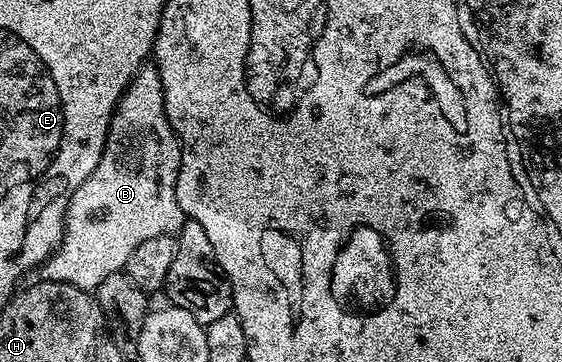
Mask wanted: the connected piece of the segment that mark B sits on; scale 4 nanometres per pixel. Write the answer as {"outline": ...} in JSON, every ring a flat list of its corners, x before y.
{"outline":[[144,63,141,68,133,75,133,79,127,84,126,91,121,95,121,99,115,108,115,114,111,116,109,123,109,131,107,132,107,142,103,148,101,159,97,163,97,167,89,179,85,179,85,183,81,183,81,187,77,187,77,191,73,191,70,203,67,204,67,219,63,230,63,242,59,244,59,248,43,262,41,266,41,277,45,281,64,281,70,285,76,285,79,289,94,291,99,288,99,284,109,275,126,270,129,255,133,255,133,251,137,251,137,247,141,247,141,243,145,243,145,239,157,239,157,235,178,234,182,227,185,214,181,211,181,203,177,203,177,175,181,167,182,149,179,148,179,138,171,129,169,119,165,115,165,95,161,87,161,75,159,68,153,63]]}

